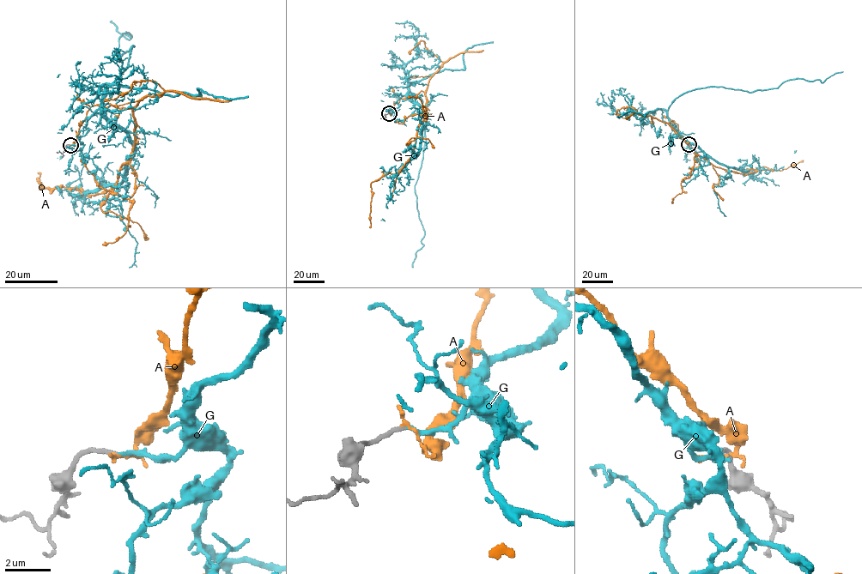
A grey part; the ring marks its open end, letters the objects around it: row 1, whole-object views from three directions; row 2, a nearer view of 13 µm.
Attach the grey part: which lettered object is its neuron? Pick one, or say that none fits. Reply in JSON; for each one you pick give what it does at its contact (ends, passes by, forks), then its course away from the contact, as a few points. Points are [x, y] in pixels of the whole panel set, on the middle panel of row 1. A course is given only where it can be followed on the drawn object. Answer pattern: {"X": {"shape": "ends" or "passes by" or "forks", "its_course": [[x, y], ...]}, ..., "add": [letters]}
{"G": {"shape": "ends", "its_course": [[388, 113], [408, 92], [421, 100], [426, 143], [415, 192], [424, 232], [423, 245], [415, 253], [413, 268]]}, "add": ["G"]}

